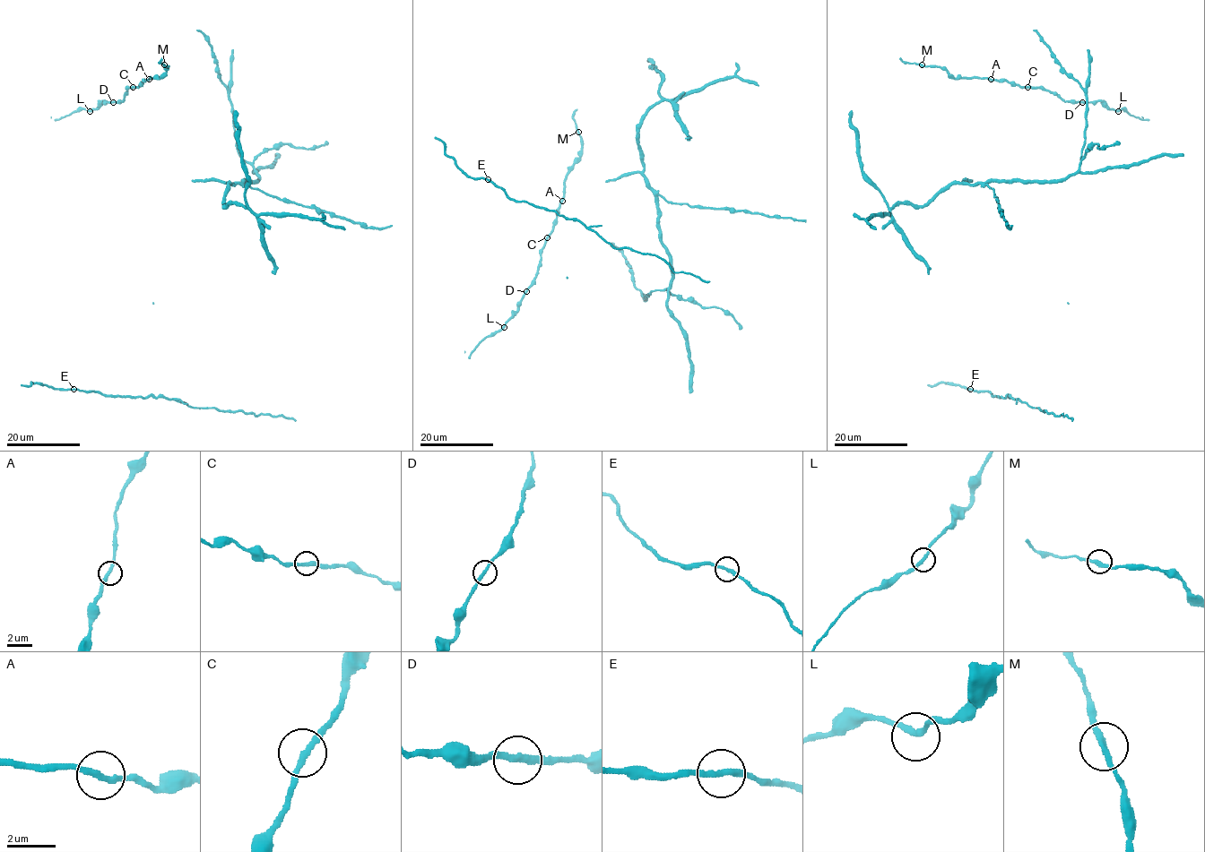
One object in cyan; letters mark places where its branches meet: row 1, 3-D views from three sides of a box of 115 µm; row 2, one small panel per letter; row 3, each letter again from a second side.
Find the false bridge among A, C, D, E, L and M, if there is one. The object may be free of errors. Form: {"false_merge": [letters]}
{"false_merge": ["E"]}

